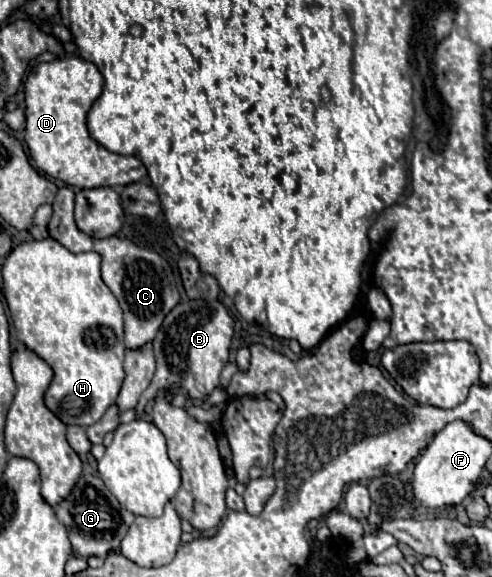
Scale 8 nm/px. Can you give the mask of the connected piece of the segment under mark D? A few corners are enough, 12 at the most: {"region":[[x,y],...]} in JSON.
{"region":[[76,55],[31,69],[25,143],[79,189],[147,175],[89,137],[103,75]]}

